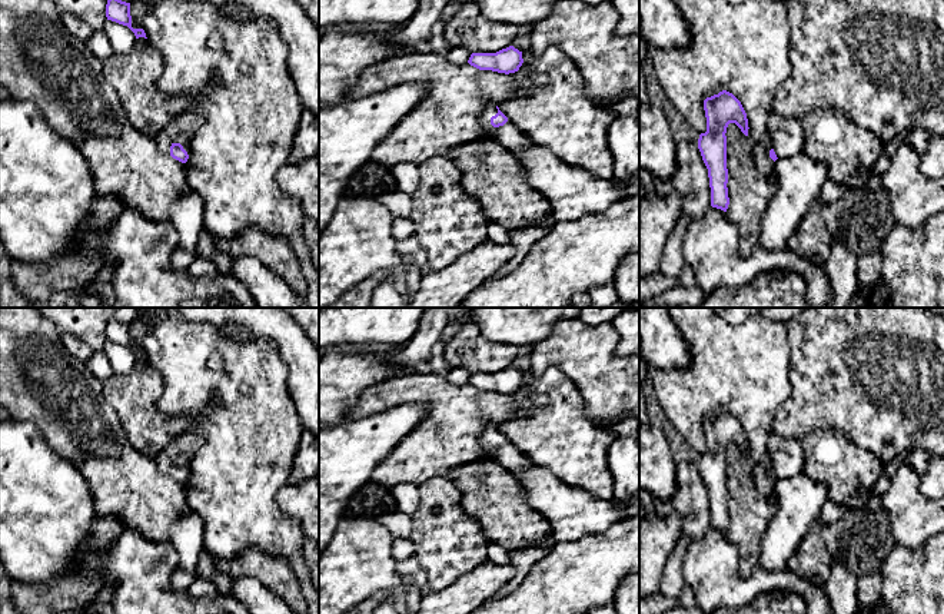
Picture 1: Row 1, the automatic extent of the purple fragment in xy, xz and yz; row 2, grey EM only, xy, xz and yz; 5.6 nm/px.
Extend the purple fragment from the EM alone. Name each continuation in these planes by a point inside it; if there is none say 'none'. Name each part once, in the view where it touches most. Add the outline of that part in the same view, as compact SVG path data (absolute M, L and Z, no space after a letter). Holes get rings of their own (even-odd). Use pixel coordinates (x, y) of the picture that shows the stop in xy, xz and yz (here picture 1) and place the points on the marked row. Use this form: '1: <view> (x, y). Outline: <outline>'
1: xz (508, 136). Outline: M489 104L482 113L485 136L498 142L502 147L513 153L523 153L528 149L529 137L516 129L509 120L499 127L491 125L491 117L498 113L496 106Z

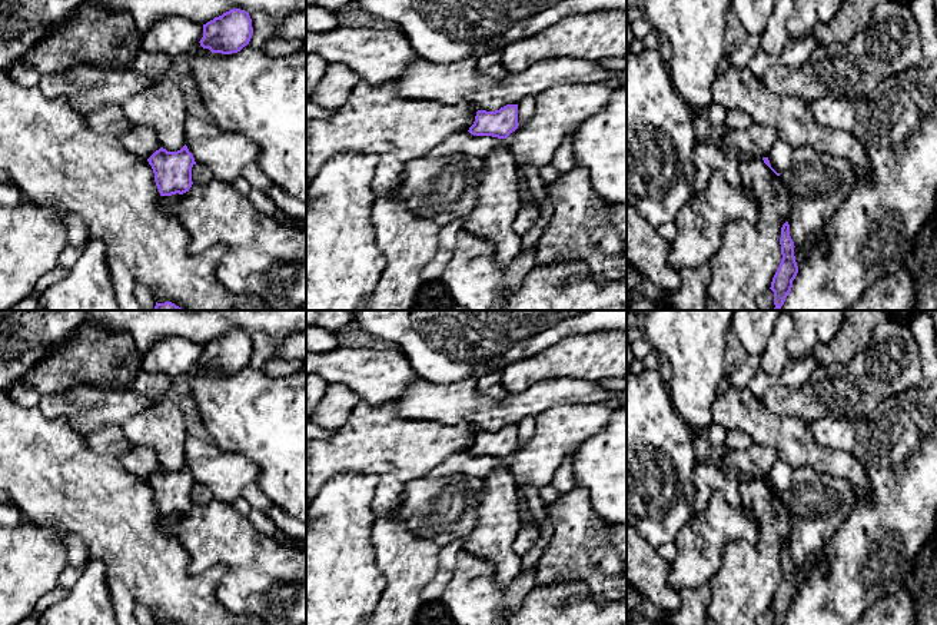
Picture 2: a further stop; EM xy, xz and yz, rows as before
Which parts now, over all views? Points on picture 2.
none

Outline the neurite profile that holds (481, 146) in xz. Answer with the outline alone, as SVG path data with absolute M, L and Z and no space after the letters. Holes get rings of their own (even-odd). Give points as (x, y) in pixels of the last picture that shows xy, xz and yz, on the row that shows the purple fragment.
M469 132L452 134L439 146L431 150L431 157L443 157L453 153L465 153L476 156L479 159L486 157L492 150L498 147L509 149L506 139L498 139L492 136L474 136Z

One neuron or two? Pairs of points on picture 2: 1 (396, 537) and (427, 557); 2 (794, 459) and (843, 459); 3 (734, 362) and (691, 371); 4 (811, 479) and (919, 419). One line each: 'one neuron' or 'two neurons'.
1: one neuron
2: one neuron
3: two neurons
4: two neurons

